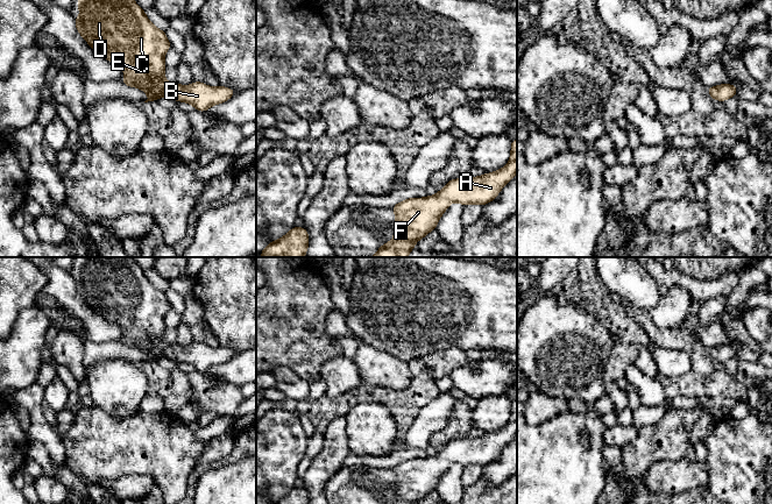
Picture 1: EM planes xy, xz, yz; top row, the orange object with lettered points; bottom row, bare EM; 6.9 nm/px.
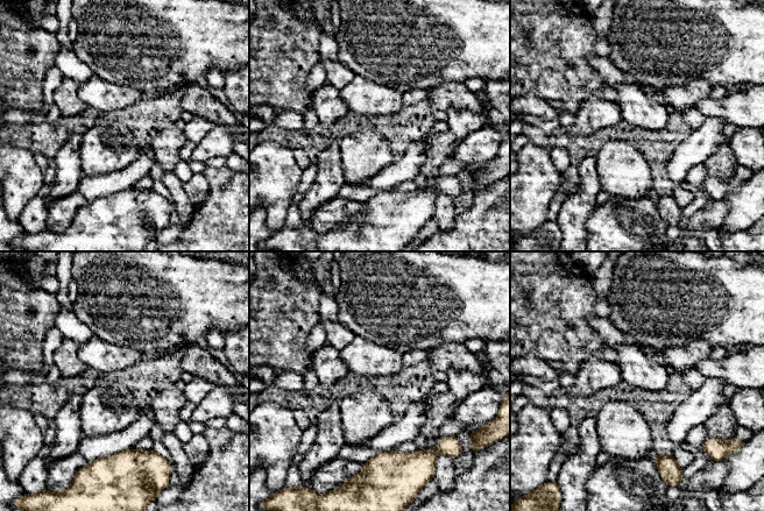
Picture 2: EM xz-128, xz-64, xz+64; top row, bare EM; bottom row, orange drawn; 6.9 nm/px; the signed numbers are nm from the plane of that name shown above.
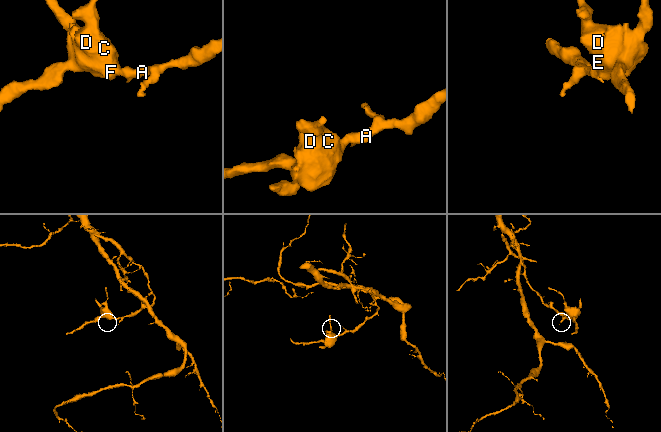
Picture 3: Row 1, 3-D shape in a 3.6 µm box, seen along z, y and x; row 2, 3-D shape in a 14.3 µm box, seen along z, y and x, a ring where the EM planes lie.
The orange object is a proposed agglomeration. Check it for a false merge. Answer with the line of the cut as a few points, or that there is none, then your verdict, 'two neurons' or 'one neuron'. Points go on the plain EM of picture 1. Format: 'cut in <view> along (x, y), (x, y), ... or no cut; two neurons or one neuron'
no cut; one neuron

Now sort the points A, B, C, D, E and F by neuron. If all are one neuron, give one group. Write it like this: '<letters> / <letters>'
A B C D E F

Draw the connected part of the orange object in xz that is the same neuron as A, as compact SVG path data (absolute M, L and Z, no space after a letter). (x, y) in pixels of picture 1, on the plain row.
M517 399L511 402L509 424L491 434L480 438L451 440L442 450L426 459L409 459L395 467L394 499L387 504L416 504L437 489L448 467L458 462L463 467L483 467L500 455L503 447L517 433Z

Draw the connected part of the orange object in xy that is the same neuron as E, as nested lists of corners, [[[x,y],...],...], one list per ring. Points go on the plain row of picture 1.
[[[80,257],[77,258],[78,271],[83,275],[76,277],[76,290],[92,310],[107,321],[123,329],[122,345],[137,348],[148,355],[148,362],[168,357],[176,362],[193,365],[196,371],[206,372],[211,367],[221,364],[235,355],[235,350],[215,347],[211,348],[201,342],[189,347],[179,343],[168,343],[164,339],[164,317],[171,308],[165,292],[156,289],[139,268],[132,257]]]

